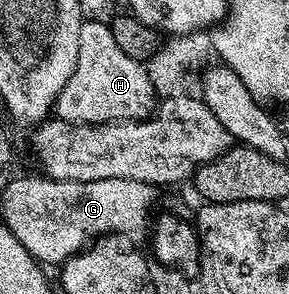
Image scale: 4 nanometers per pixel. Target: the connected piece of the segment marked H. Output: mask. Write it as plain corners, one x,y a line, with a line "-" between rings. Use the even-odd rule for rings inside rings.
86,18
79,29
79,57
75,73
63,85
57,98
56,118
68,123
126,123
132,119
148,119
159,102
140,59
127,57
115,45
113,28
108,22

